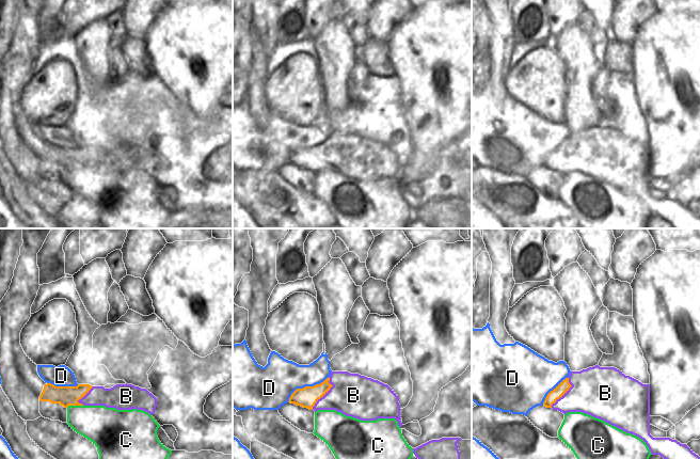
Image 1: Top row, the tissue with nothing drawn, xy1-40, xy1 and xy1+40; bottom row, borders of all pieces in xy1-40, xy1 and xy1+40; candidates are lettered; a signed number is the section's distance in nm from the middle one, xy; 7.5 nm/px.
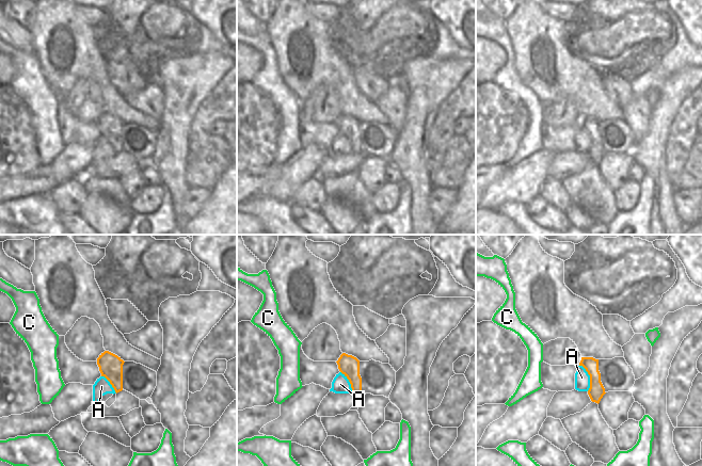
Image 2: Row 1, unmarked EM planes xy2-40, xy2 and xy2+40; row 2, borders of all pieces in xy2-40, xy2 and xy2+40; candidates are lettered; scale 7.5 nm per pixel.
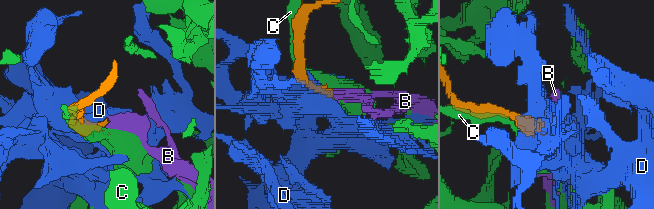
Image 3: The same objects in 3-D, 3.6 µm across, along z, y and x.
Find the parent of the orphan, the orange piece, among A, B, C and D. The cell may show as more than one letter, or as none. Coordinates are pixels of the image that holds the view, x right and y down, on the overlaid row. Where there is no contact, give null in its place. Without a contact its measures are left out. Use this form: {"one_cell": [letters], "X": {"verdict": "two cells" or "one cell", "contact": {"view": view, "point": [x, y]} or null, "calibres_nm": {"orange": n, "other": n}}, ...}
{"one_cell": [], "A": {"verdict": "two cells", "contact": {"view": "xy2+40", "point": [590, 378]}, "calibres_nm": {"orange": 120, "other": 110}}, "B": {"verdict": "two cells", "contact": {"view": "xy1", "point": [323, 394]}, "calibres_nm": {"orange": 160, "other": 320}}, "C": {"verdict": "two cells", "contact": {"view": "xy1-40", "point": [75, 405]}, "calibres_nm": {"orange": 150, "other": 280}}, "D": {"verdict": "two cells", "contact": {"view": "xy1", "point": [306, 386]}, "calibres_nm": {"orange": 160, "other": 300}}}

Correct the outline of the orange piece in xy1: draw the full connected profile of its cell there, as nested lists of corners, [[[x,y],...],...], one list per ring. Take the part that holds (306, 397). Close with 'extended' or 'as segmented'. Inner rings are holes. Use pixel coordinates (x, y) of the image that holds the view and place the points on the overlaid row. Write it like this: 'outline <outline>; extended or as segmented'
outline [[[327,378],[320,384],[297,389],[291,394],[289,401],[279,409],[281,416],[301,431],[313,433],[315,430],[313,407],[333,386],[329,381],[330,378]]]; extended

